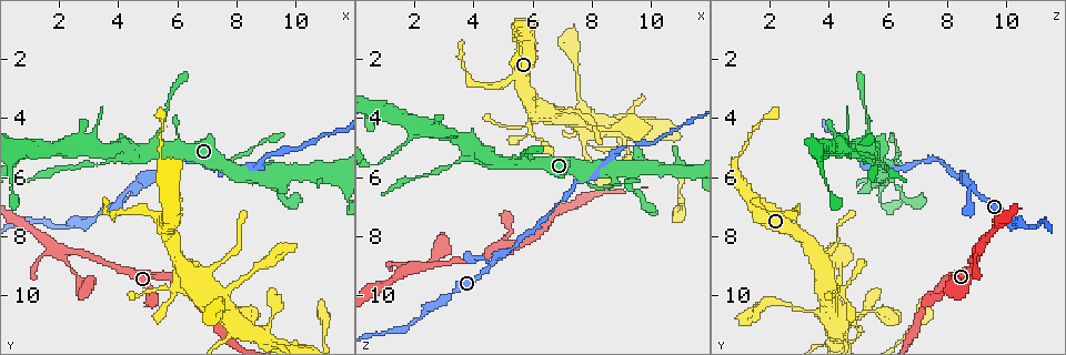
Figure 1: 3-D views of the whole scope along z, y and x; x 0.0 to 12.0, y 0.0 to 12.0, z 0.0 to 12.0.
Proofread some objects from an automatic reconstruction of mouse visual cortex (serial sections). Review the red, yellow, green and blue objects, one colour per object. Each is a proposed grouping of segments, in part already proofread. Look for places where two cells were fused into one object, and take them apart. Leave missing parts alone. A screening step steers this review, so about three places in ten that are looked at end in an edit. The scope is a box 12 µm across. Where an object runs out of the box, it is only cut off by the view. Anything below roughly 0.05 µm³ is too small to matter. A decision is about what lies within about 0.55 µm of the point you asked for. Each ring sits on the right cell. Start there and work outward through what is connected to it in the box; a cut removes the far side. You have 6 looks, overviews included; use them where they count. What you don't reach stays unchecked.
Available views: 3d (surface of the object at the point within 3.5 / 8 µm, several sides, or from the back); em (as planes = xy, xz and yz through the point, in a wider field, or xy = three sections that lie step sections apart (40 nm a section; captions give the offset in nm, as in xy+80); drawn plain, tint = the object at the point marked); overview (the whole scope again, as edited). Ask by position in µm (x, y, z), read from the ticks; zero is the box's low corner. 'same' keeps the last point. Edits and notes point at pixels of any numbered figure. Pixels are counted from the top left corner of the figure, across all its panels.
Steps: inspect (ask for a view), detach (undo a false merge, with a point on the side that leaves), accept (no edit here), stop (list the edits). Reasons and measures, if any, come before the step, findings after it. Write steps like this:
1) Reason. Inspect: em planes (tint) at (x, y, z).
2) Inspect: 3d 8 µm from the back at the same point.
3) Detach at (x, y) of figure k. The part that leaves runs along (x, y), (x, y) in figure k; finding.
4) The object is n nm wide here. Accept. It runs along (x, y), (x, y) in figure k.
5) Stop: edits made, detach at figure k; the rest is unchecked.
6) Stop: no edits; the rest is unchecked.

Narrows sharply. Inspect: 3d 3.5 µm at (3.2, 5.6, 5.5).

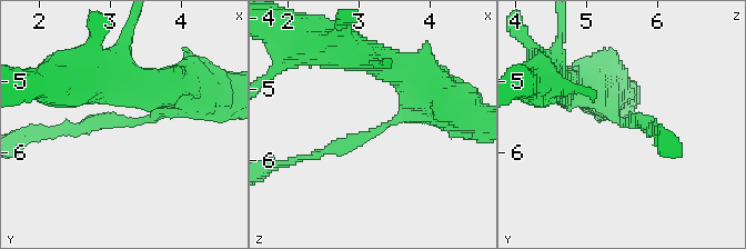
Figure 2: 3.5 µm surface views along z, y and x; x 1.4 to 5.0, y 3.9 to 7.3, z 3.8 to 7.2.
The arms are 200, 300 nm wide. Inspect: em planes (tint) at (3.30, 5.55, 5.60).

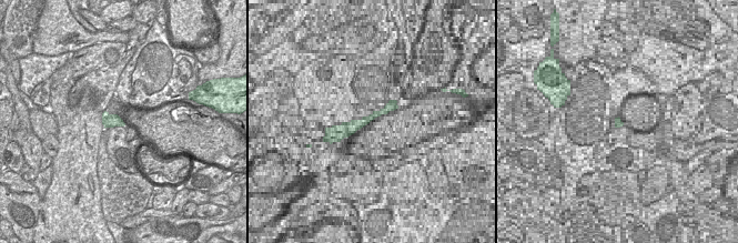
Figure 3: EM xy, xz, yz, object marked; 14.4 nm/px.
Cut it another way. Inspect: em xy step 5 (tint) at the same point.

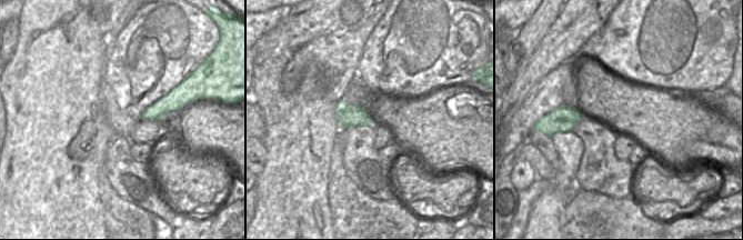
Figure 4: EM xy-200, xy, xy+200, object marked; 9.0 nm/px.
The object is 200 nm wide here. Accept. It runs along (447, 101), (311, 156) in figure 2; one cell here.

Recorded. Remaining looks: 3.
Thick turns thin. Inspect: 3d 8 µm at (7.1, 9.2, 3.8).

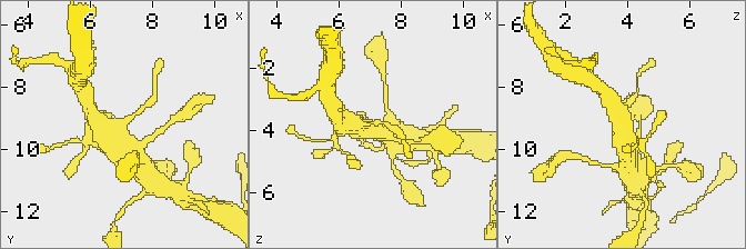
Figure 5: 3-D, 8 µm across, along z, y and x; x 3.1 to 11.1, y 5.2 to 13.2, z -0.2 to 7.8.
Inspect: 3d 3.5 µm at (7.1, 9.3, 3.8).

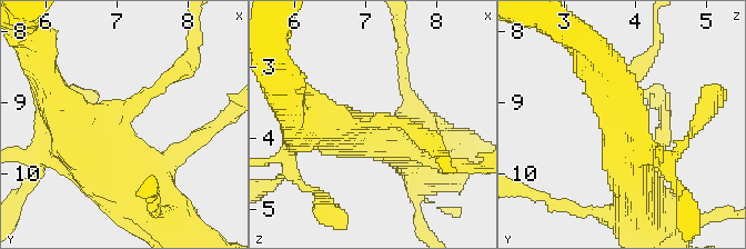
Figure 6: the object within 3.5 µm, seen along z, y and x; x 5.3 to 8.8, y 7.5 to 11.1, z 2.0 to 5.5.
The arms are 150, 600 nm wide. Accept. It runs along (78, 130), (92, 153), (177, 72) in figure 6; all the same cell.

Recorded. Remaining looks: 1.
Stop: no edits; the rest is unchecked.

